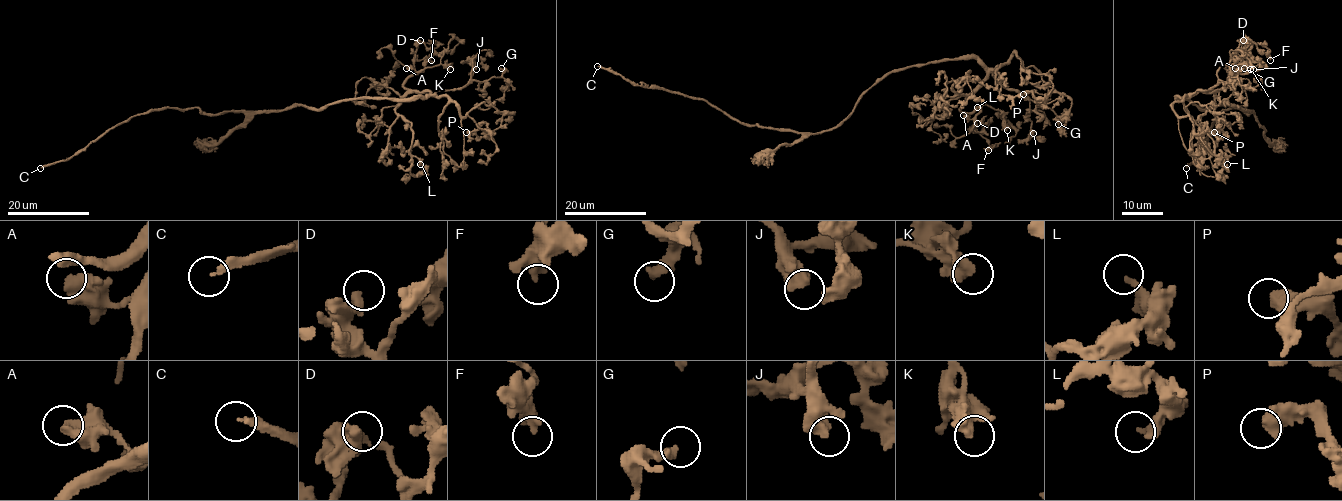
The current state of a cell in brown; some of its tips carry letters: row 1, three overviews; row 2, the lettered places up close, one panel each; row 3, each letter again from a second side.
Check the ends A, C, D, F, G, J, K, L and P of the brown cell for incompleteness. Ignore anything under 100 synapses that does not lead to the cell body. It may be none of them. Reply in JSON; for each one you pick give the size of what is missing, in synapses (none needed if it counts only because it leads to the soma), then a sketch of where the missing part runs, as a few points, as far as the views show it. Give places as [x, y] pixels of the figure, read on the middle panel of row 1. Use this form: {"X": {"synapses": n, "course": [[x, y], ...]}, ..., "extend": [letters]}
{"extend": ["C"]}

